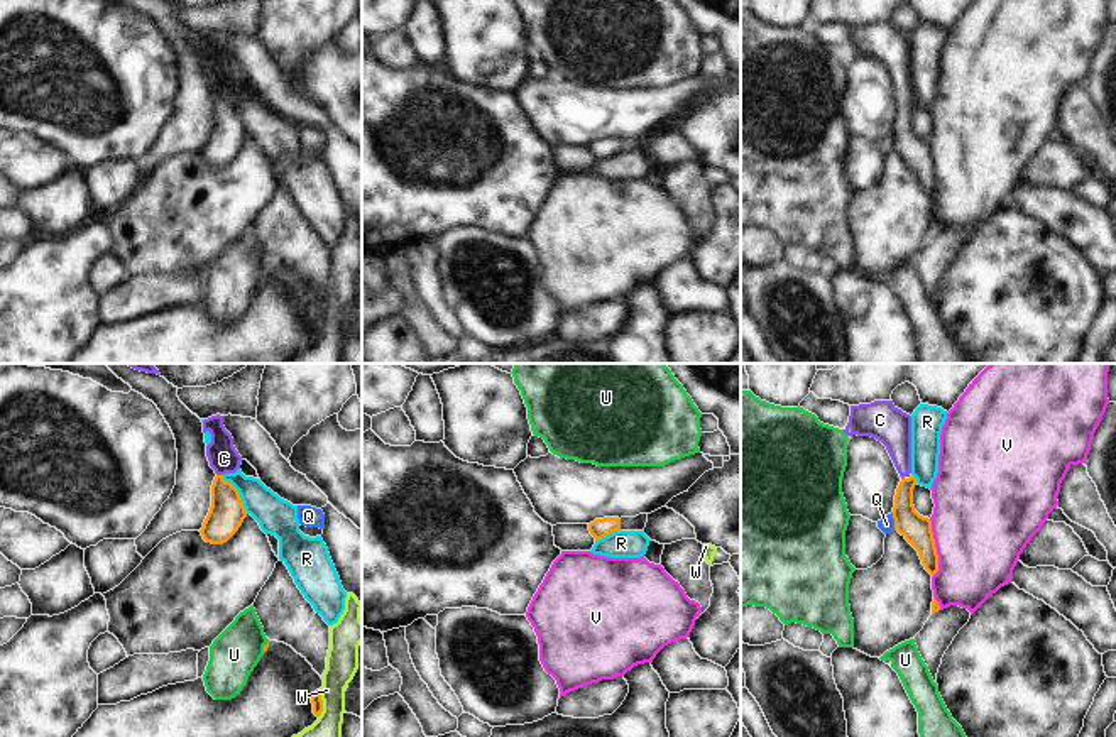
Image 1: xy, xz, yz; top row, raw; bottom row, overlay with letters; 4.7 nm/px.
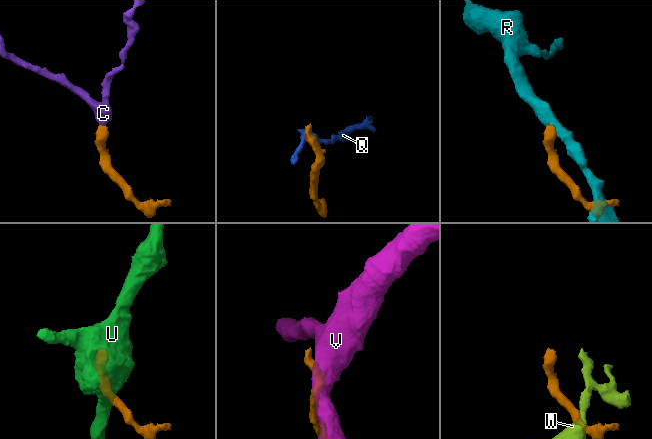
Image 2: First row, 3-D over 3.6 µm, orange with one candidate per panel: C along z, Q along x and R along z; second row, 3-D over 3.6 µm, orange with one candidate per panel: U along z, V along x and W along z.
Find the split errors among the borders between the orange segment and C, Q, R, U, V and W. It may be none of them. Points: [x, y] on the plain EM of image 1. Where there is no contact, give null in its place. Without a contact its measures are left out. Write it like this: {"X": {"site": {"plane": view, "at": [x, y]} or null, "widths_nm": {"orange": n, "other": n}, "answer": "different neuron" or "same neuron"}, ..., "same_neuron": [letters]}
{"C": {"site": {"plane": "xy", "at": [220, 97]}, "widths_nm": {"orange": 170, "other": 140}, "answer": "same neuron"}, "Q": {"site": {"plane": "yz", "at": [895, 142]}, "widths_nm": {"orange": 140, "other": 80}, "answer": "different neuron"}, "R": {"site": {"plane": "xy", "at": [239, 115]}, "widths_nm": {"orange": 170, "other": 180}, "answer": "different neuron"}, "U": {"site": {"plane": "xy", "at": [266, 267]}, "widths_nm": {"orange": 20, "other": 240}, "answer": "different neuron"}, "V": {"site": {"plane": "yz", "at": [935, 169]}, "widths_nm": {"orange": 140, "other": 480}, "answer": "different neuron"}, "W": {"site": {"plane": "xy", "at": [322, 325]}, "widths_nm": {"orange": 50, "other": 180}, "answer": "different neuron"}, "same_neuron": ["C"]}

